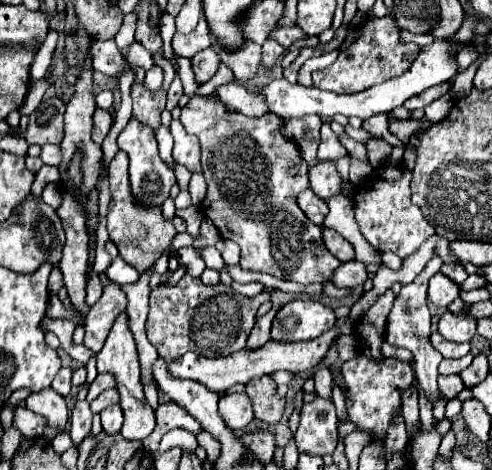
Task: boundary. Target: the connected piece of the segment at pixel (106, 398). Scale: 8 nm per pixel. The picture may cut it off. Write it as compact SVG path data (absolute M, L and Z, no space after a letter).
M109 389L109 391L103 391L103 393L91 403L91 411L93 411L93 413L101 413L105 407L115 405L115 403L119 403L117 389Z

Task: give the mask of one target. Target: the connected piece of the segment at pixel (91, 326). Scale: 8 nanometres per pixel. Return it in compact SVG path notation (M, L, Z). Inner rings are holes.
M111 283L103 289L103 295L101 299L89 309L87 313L87 319L85 319L85 345L91 349L91 351L101 351L107 335L109 335L109 329L115 321L115 317L127 307L127 297L125 293L121 291L119 285Z

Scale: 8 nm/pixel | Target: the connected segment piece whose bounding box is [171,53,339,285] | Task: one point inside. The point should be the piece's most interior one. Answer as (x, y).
(246, 163)

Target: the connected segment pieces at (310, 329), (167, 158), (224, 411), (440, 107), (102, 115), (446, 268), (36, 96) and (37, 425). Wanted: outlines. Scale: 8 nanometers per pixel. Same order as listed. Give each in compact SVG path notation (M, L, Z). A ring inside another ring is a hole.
M295 299L277 311L271 327L275 341L309 341L335 325L335 313L313 299Z
M161 125L161 127L155 131L155 137L157 137L157 141L159 141L159 153L161 153L161 159L163 159L171 169L175 169L177 163L173 161L173 155L171 155L171 151L173 151L173 137L171 137L169 129Z
M231 393L219 399L219 415L229 429L245 429L253 419L251 399L245 393Z
M445 94L424 108L425 118L433 123L444 119L453 107L450 94Z
M97 107L95 115L93 115L93 141L95 141L97 145L103 143L103 139L107 137L107 133L109 133L109 129L111 129L111 125L113 125L111 113L105 111L105 109L101 109L101 107Z
M449 263L449 265L443 265L443 267L441 267L441 273L447 275L449 279L453 279L453 281L459 283L459 285L467 279L467 271L465 271L465 267L463 267L461 263Z
M47 79L33 81L33 83L31 83L31 89L29 89L29 93L27 93L27 99L25 99L23 107L19 109L19 113L21 113L21 115L31 115L33 109L41 103L47 87L49 87L49 81L47 81Z
M17 407L15 409L15 417L13 417L13 425L19 429L19 433L27 439L35 439L43 435L45 429L45 419L41 415L35 415L33 411L25 409L25 407Z

